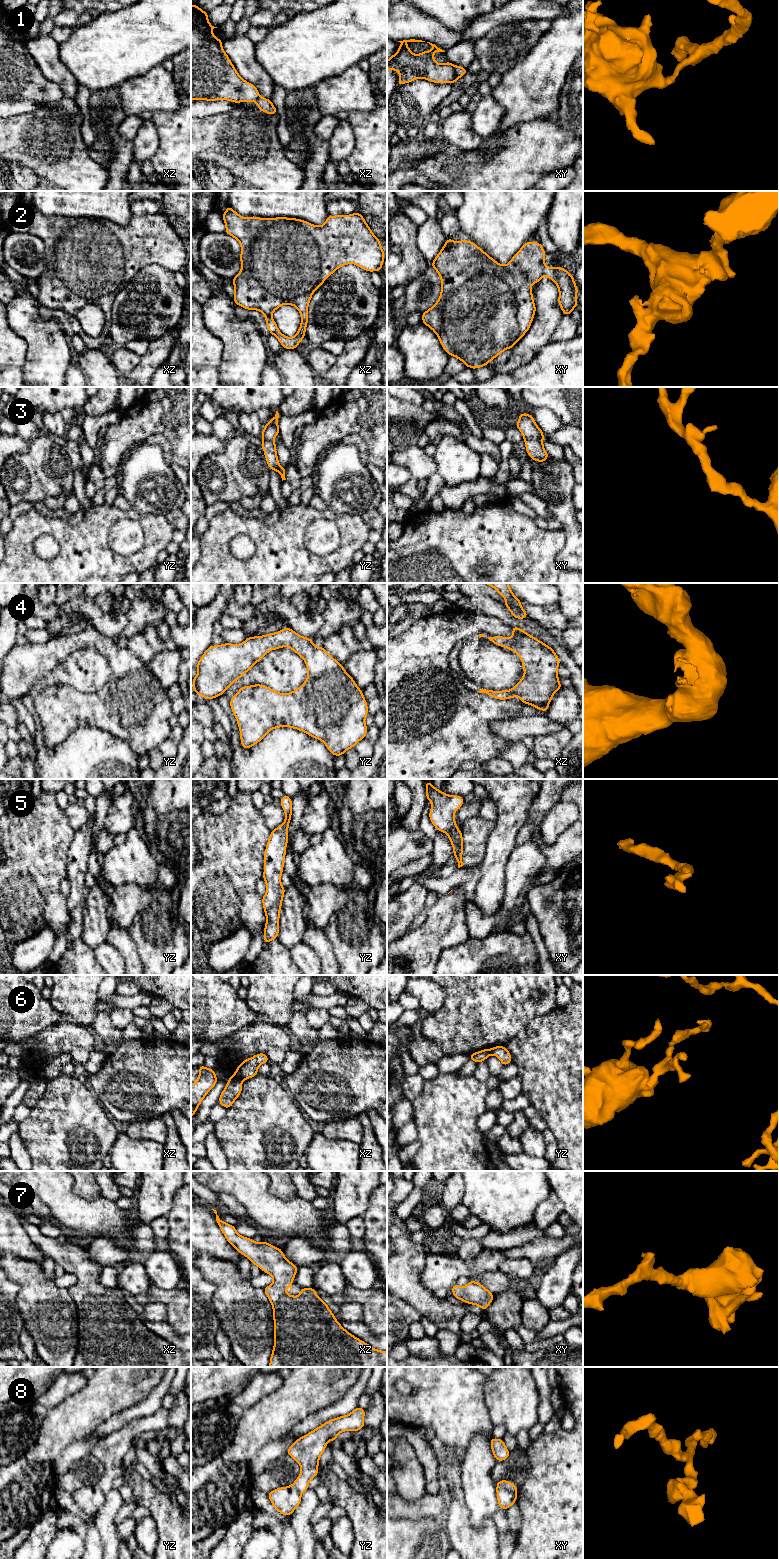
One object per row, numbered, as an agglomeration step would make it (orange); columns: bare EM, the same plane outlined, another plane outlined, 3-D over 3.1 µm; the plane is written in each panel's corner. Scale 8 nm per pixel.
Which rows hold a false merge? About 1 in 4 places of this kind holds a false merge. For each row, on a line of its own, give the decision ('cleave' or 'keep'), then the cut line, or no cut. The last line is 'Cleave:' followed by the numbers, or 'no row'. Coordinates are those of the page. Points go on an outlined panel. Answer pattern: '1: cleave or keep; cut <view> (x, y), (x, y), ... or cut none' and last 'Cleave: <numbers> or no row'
1: cleave; cut xy (453, 65), (457, 78)
2: keep; cut none
3: keep; cut none
4: keep; cut none
5: keep; cut none
6: cleave; cut xz (233, 1075), (242, 1080)
7: keep; cut none
8: keep; cut none
Cleave: 1, 6

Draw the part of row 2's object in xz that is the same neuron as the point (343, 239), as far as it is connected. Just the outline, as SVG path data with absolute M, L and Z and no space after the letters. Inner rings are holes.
M228 205L222 218L226 224L225 233L237 239L241 245L242 267L232 279L235 288L233 300L247 310L262 312L268 330L284 349L296 349L305 338L308 305L312 294L339 267L352 263L373 272L381 271L384 262L385 252L380 240L359 212L351 215L328 215L322 226L316 226L295 218L244 218ZM284 304L295 306L301 314L301 325L297 334L291 338L279 331L272 318L272 313Z

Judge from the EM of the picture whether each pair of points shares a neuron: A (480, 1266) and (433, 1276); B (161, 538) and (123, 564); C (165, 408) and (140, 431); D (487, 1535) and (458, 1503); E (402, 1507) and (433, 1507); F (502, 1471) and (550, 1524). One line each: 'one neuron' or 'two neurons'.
A: one neuron
B: one neuron
C: one neuron
D: one neuron
E: one neuron
F: two neurons

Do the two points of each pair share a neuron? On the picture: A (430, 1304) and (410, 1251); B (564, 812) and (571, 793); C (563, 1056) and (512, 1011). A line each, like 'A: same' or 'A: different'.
A: same
B: different
C: different

